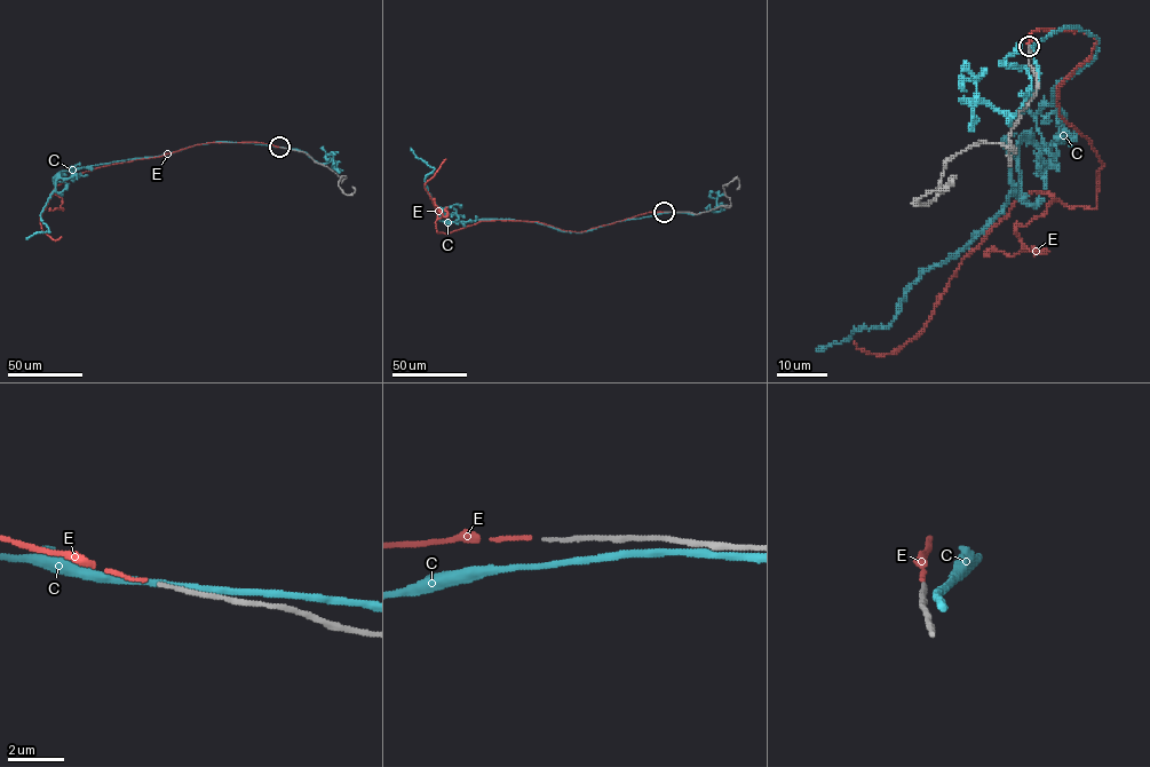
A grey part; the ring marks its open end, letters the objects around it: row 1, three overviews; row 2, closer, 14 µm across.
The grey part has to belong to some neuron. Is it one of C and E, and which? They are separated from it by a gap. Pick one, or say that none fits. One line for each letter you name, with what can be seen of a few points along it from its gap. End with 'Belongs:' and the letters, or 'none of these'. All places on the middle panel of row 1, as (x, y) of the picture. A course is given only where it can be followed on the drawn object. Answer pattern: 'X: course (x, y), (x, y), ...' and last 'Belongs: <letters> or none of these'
E: course (664, 212), (584, 231), (500, 220), (436, 231), (437, 214), (423, 186), (445, 159)
Belongs: E

